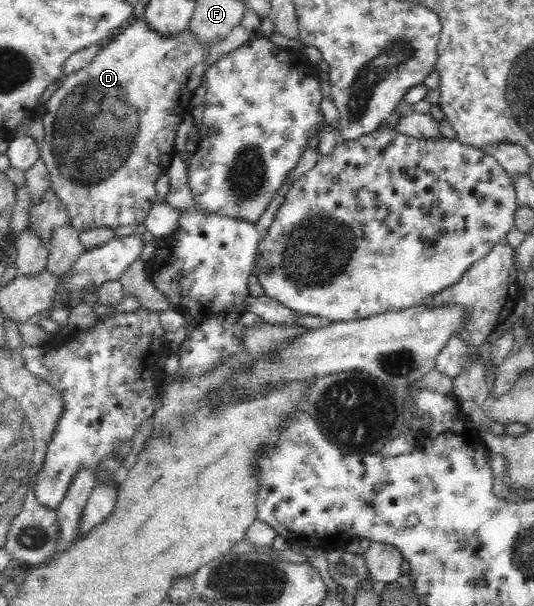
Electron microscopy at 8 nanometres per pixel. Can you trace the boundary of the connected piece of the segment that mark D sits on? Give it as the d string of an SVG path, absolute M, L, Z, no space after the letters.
M144 19L132 20L127 26L116 33L95 58L81 70L71 75L66 75L60 82L59 88L52 94L46 104L46 116L42 118L44 124L44 140L40 144L40 156L45 161L46 167L51 175L51 186L53 192L59 197L68 212L70 226L77 229L81 234L87 230L101 229L103 227L116 229L119 226L136 226L139 222L144 222L151 212L151 208L157 203L157 180L161 174L167 174L172 158L177 152L175 150L175 138L177 138L177 128L184 122L184 116L189 112L190 101L196 90L202 84L203 74L205 74L205 56L208 50L205 45L195 41L191 31L179 33L175 38L159 36L159 33L147 28Z

